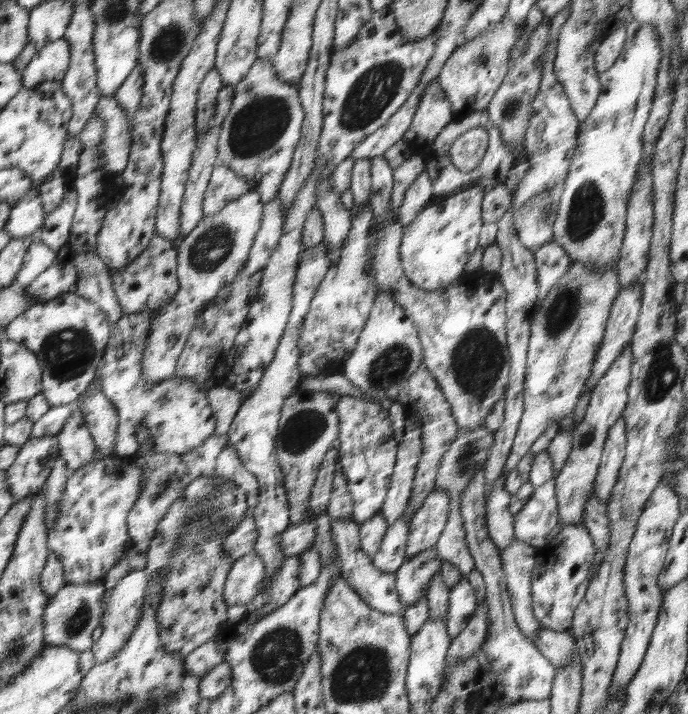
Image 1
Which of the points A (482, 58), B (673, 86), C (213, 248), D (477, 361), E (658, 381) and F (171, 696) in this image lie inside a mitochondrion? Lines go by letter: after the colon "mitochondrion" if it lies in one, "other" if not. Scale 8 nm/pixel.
A: mitochondrion
B: other
C: mitochondrion
D: mitochondrion
E: mitochondrion
F: mitochondrion

